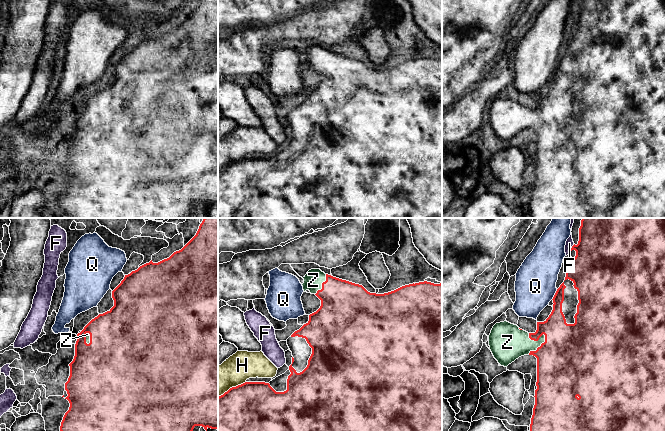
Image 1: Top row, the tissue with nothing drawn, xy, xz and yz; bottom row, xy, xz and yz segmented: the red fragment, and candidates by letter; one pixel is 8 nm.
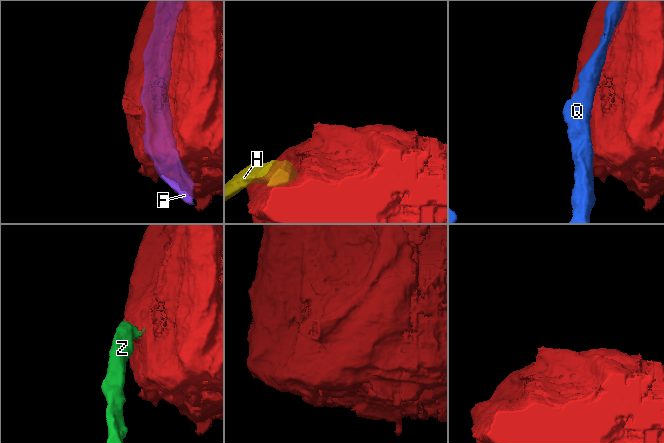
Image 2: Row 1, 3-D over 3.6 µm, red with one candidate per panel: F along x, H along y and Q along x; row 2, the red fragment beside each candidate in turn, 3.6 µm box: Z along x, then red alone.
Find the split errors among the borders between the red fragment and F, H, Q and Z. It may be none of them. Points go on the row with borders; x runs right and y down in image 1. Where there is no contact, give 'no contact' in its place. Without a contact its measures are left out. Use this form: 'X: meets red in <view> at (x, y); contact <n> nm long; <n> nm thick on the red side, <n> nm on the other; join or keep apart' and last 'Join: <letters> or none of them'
F: meets red in yz at (572, 247); contact 70 nm long; 440 nm thick on the red side, 60 nm on the other; keep apart
H: meets red in xz at (232, 387); contact 260 nm long; 400 nm thick on the red side, 240 nm on the other; keep apart
Q: meets red in yz at (555, 294); contact 100 nm long; 180 nm thick on the red side, 340 nm on the other; keep apart
Z: meets red in yz at (541, 345); contact 220 nm long; 500 nm thick on the red side, 260 nm on the other; join
Join: Z

